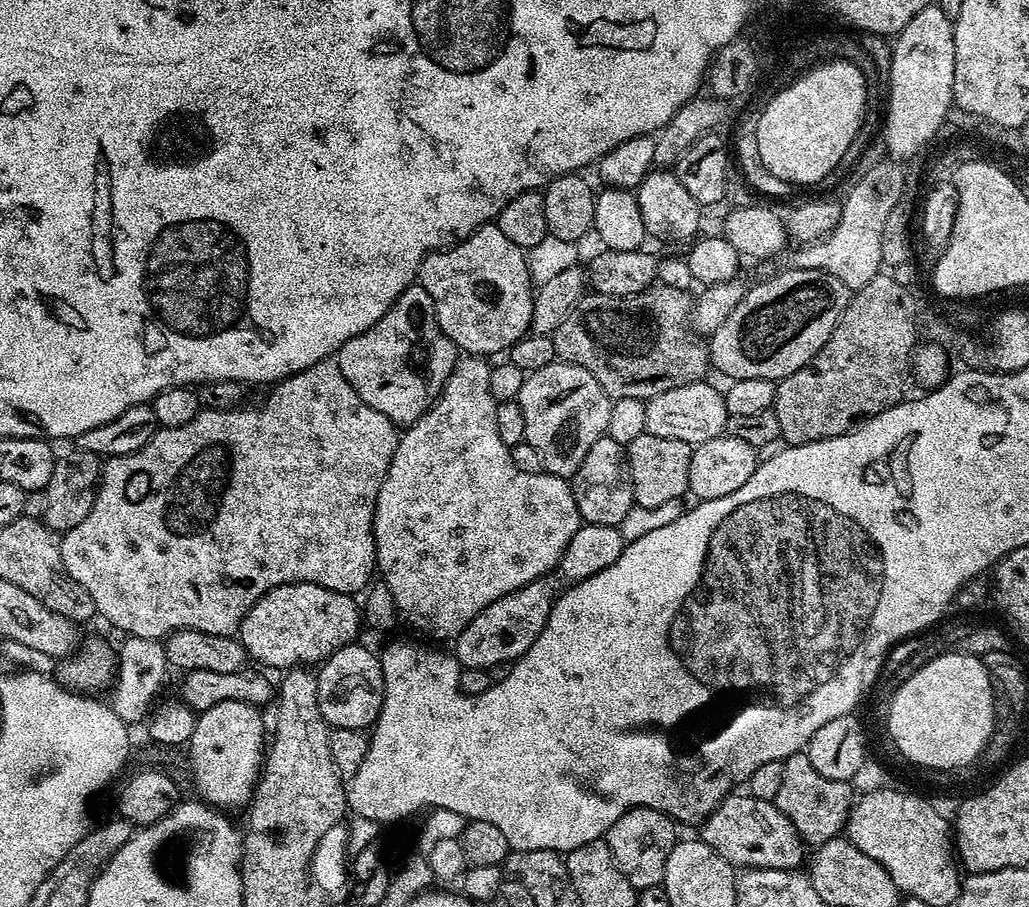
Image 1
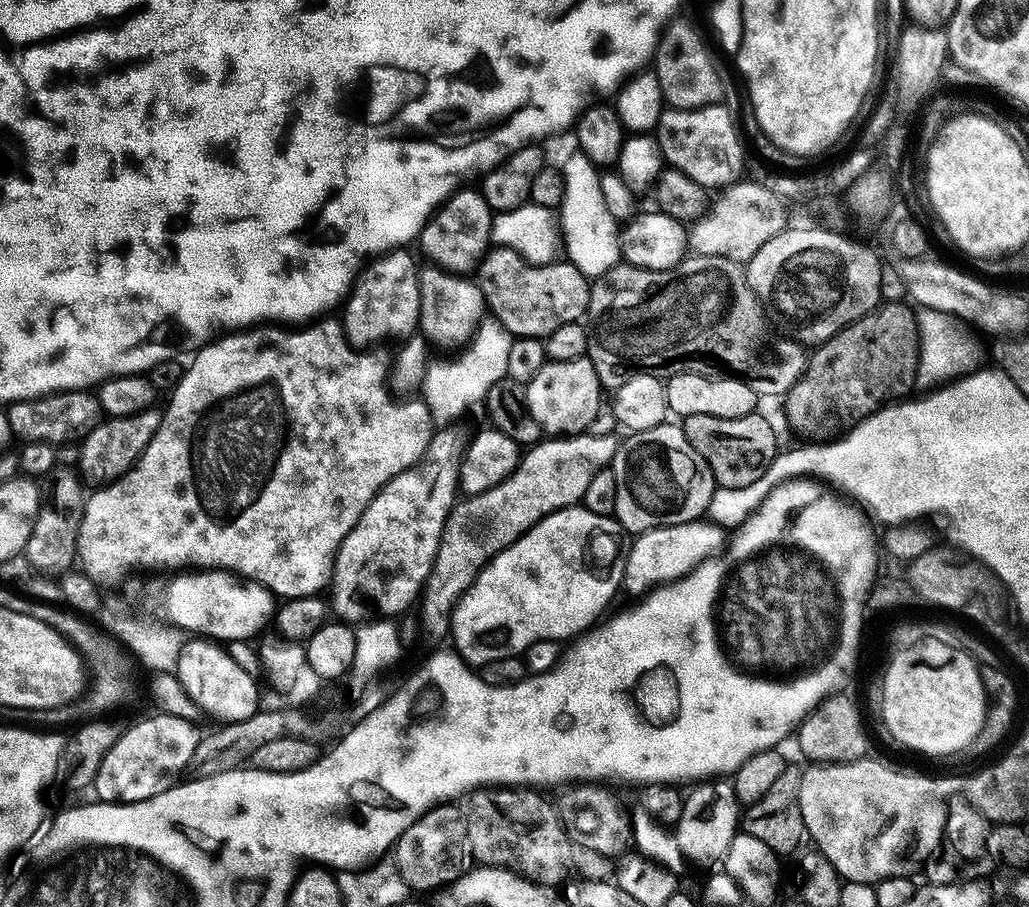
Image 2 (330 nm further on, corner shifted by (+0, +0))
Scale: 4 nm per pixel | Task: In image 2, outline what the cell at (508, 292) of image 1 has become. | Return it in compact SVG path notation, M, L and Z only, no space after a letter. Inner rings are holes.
M464 186L453 192L432 213L418 237L418 244L424 247L429 261L457 274L471 273L488 251L492 239L493 210L486 202L483 191L476 189L475 192L468 187Z

